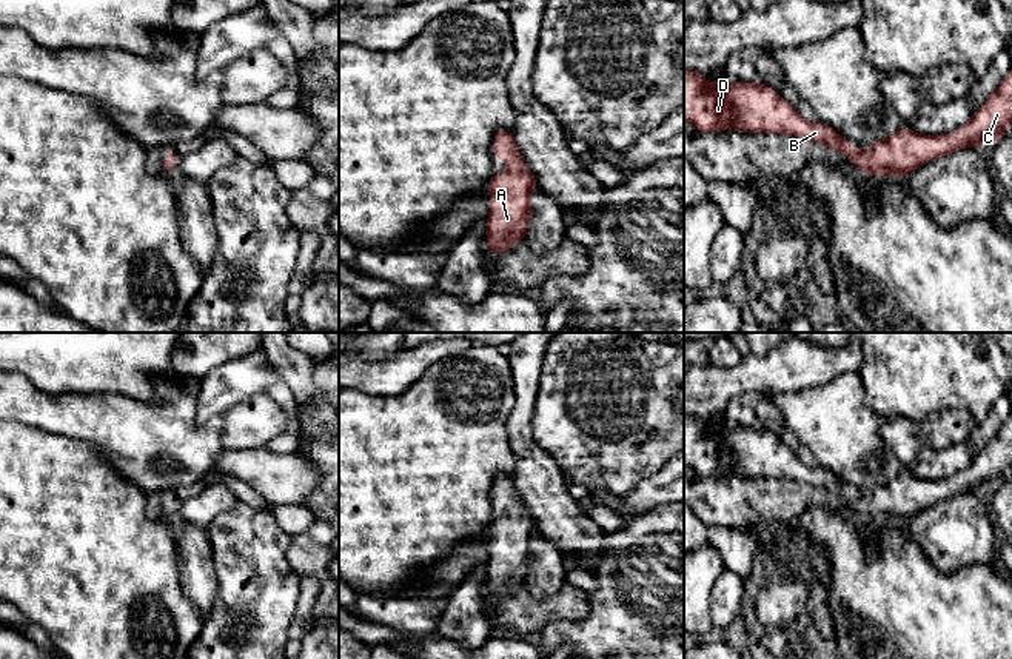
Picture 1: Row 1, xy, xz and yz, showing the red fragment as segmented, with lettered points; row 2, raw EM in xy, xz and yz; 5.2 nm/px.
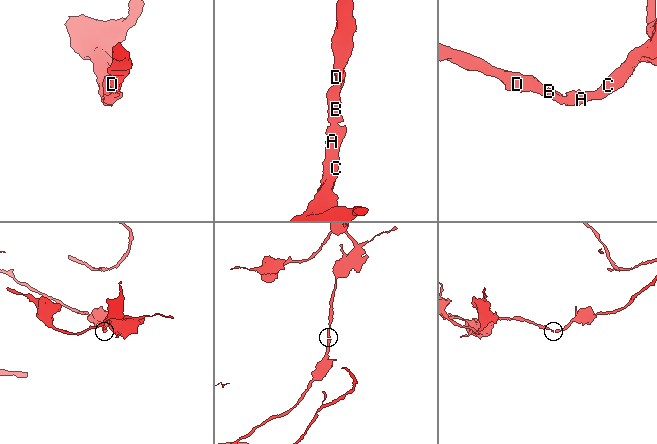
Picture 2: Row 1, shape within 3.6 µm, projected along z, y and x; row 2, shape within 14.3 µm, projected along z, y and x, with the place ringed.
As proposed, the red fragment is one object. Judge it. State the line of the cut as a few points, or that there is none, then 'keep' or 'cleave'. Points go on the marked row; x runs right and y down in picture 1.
no cut; keep

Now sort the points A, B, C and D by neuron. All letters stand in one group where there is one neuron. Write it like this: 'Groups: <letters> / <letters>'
Groups: A B C D

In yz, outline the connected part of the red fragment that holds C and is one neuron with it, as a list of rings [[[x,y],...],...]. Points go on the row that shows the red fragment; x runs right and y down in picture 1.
[[[684,69],[684,122],[698,132],[724,132],[733,128],[739,132],[764,132],[806,137],[829,149],[841,151],[847,160],[860,168],[863,174],[907,177],[916,168],[952,154],[957,149],[978,148],[980,145],[997,143],[1003,132],[1012,125],[1012,69],[1003,77],[1001,85],[989,99],[973,111],[972,119],[946,135],[921,135],[909,128],[901,128],[881,142],[872,142],[866,151],[841,137],[832,126],[821,122],[806,122],[796,108],[787,103],[781,94],[759,82],[732,80],[729,85],[707,82],[702,72]]]

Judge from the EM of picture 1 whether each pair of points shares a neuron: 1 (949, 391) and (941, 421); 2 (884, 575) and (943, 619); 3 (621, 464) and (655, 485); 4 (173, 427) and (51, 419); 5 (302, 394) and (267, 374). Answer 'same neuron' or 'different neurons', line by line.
1: different neurons
2: same neuron
3: different neurons
4: same neuron
5: different neurons

